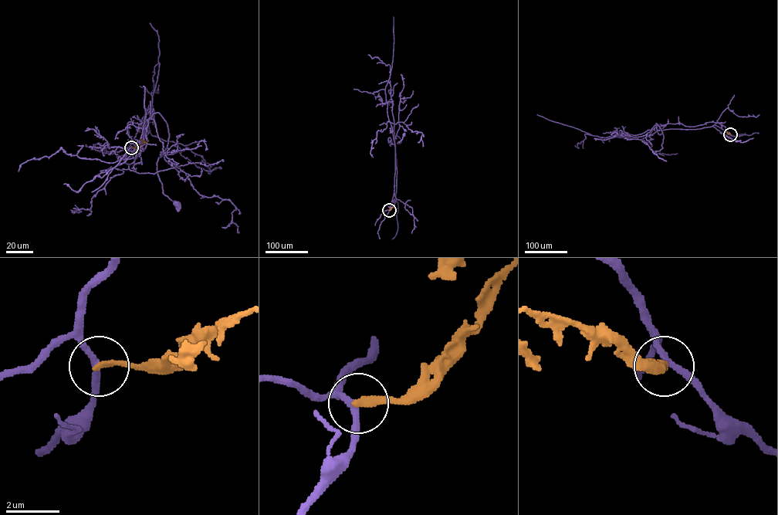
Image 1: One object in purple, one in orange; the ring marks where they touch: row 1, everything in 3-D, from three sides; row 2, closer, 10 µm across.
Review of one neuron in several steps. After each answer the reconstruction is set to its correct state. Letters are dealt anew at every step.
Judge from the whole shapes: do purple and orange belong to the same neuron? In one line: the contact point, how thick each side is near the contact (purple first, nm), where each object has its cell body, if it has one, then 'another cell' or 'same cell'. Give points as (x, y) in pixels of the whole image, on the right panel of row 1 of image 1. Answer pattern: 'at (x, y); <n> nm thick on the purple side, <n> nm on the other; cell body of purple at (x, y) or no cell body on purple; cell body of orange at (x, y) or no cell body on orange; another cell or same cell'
at (730, 134); 220 nm thick on the purple side, 240 nm on the other; cell body of purple at (654, 152); no cell body on orange; another cell

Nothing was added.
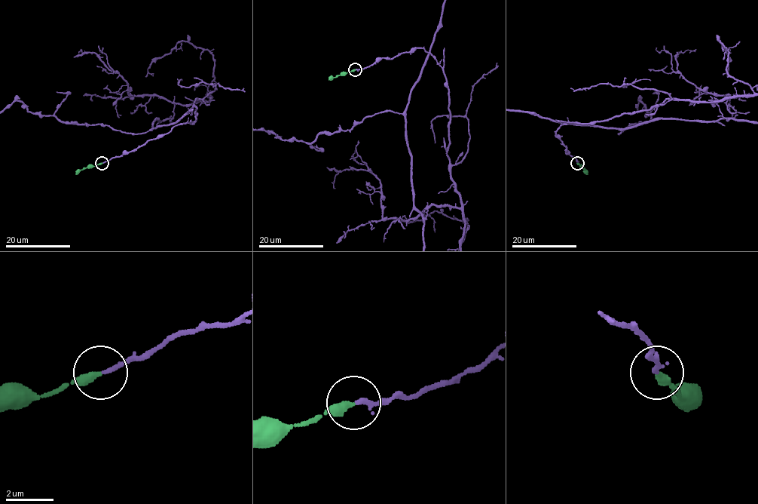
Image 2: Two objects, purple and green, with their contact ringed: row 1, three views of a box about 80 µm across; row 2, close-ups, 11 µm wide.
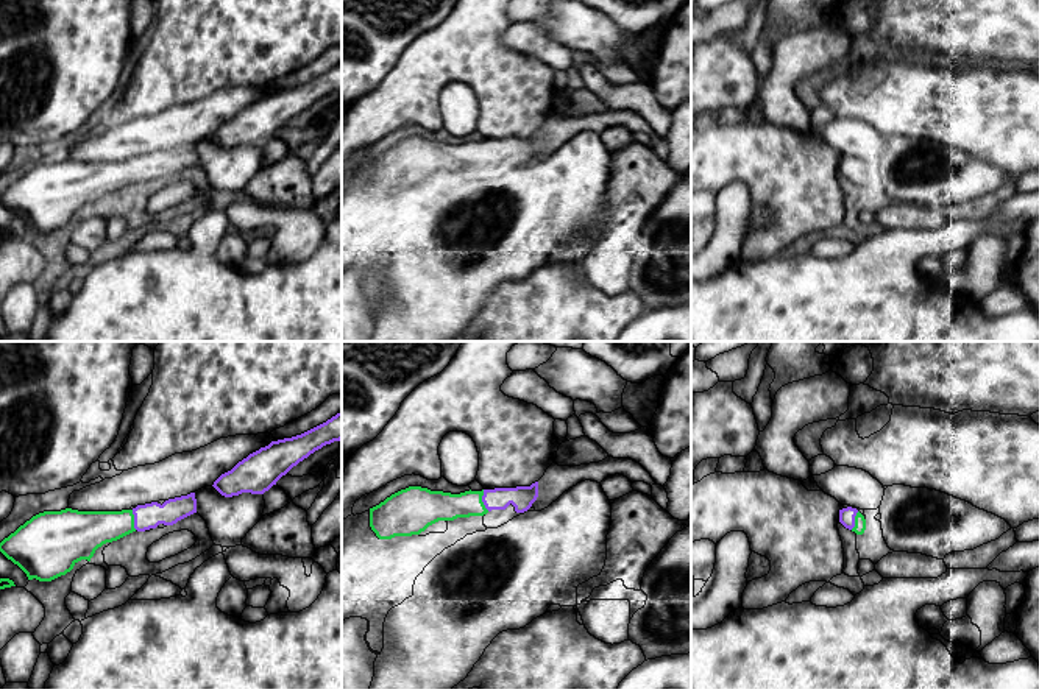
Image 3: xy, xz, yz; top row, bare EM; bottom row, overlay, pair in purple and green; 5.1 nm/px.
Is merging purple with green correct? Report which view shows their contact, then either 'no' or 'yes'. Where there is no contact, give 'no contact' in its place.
xz | yes

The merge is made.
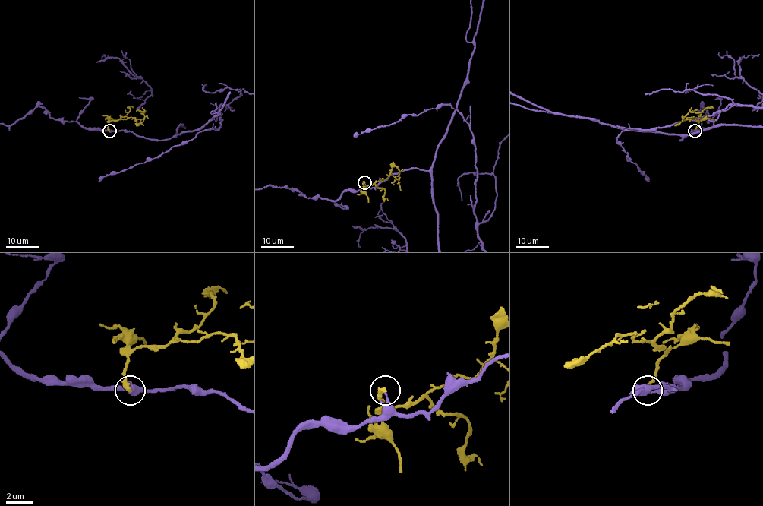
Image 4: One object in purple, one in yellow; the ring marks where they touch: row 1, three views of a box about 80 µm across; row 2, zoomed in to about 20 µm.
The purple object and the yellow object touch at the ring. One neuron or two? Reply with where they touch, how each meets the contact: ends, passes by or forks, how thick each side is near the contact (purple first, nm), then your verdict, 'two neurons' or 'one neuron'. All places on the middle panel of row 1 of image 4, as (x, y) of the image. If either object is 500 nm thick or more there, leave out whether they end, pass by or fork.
at (364, 182); purple ends there; yellow ends there; 240 nm thick on the purple side, 300 nm on the other; two neurons

